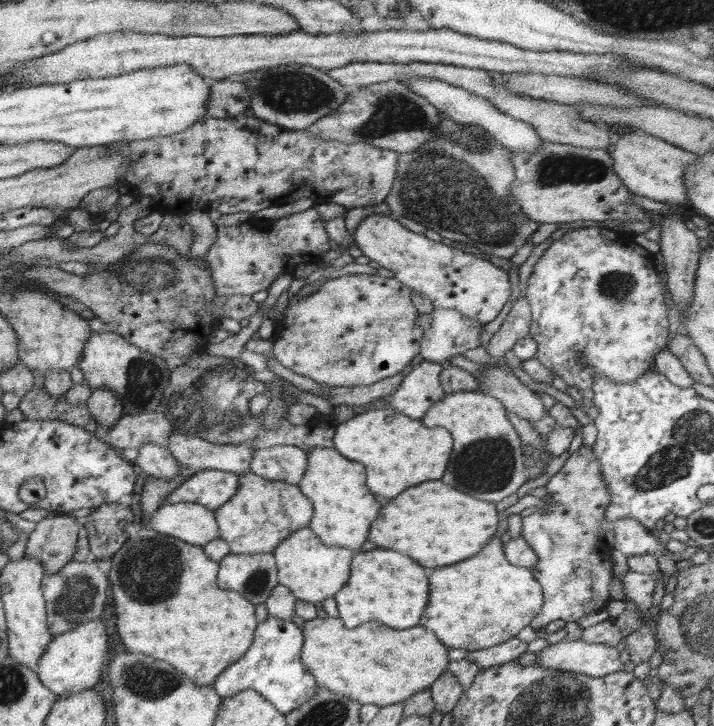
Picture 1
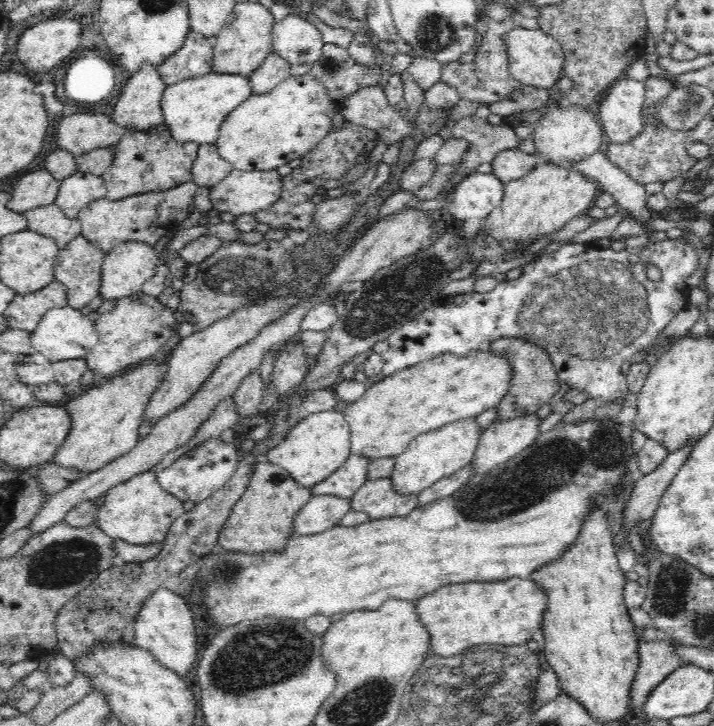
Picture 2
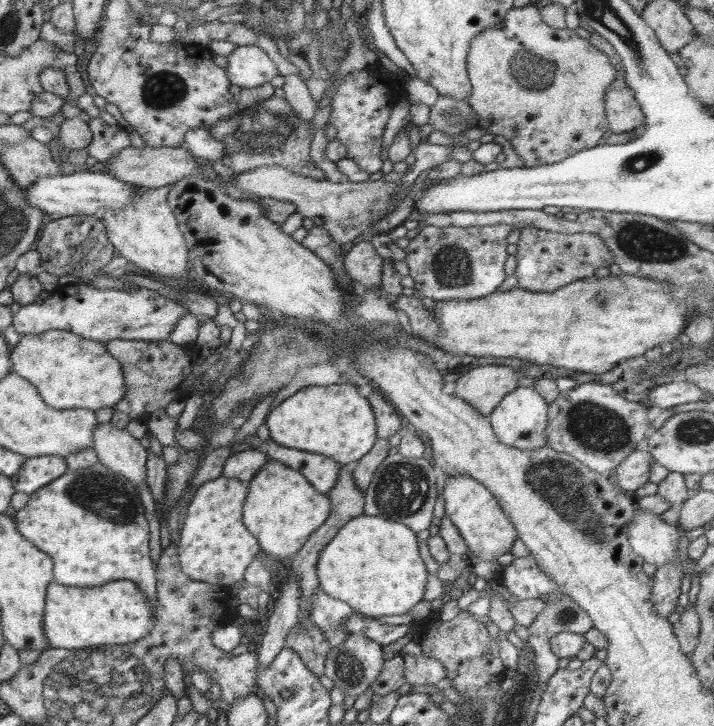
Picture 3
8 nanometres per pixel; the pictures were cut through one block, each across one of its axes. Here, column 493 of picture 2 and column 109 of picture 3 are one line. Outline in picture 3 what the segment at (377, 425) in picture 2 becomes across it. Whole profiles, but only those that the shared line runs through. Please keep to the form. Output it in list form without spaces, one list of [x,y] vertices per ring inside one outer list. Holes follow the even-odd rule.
[[[48,330],[40,336],[22,335],[16,346],[10,348],[11,371],[28,380],[52,408],[96,411],[114,407],[125,398],[127,390],[122,366],[103,343],[65,330]]]

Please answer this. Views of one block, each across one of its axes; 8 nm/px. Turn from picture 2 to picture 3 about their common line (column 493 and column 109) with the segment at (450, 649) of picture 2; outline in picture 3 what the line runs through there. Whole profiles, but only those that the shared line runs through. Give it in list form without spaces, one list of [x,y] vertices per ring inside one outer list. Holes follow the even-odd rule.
[[[115,580],[88,588],[69,587],[52,581],[46,590],[42,623],[50,648],[83,649],[141,640],[151,633],[155,616],[150,611],[146,595],[132,581]]]

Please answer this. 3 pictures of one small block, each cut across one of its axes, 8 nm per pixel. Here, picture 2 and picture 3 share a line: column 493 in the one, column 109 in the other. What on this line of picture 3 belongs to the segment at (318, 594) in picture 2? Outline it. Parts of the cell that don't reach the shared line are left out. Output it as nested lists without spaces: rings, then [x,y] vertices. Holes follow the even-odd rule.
[[[98,462],[84,470],[68,468],[60,478],[52,480],[50,484],[46,484],[40,488],[40,491],[32,494],[26,507],[10,514],[18,532],[26,540],[31,541],[36,548],[52,556],[54,580],[58,584],[88,588],[115,580],[129,580],[140,587],[140,591],[148,599],[150,611],[155,614],[156,599],[158,599],[157,563],[152,563],[152,557],[150,557],[150,529],[144,512],[136,484]]]

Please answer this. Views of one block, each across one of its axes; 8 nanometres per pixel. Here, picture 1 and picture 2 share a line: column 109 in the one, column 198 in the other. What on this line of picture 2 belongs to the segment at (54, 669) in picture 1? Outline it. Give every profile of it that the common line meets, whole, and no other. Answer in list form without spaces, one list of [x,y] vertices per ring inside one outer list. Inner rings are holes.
[[[170,584],[160,586],[144,604],[134,620],[134,640],[136,646],[147,649],[158,662],[182,677],[197,666],[198,634],[194,625],[194,614],[186,604],[186,599],[178,596]]]

